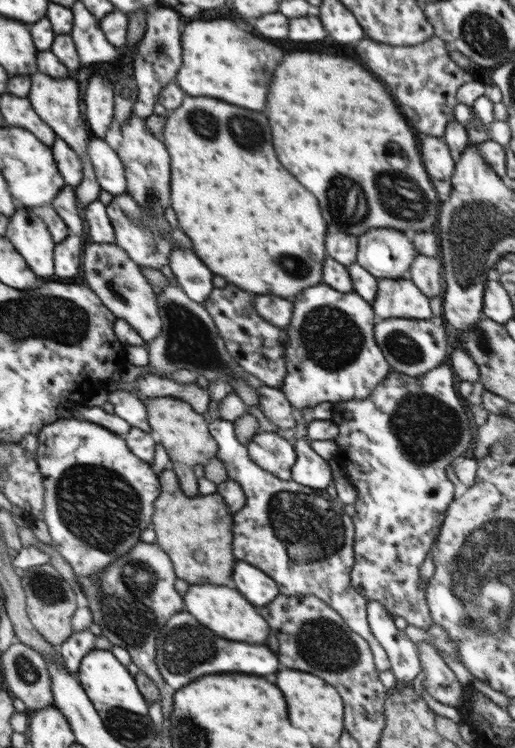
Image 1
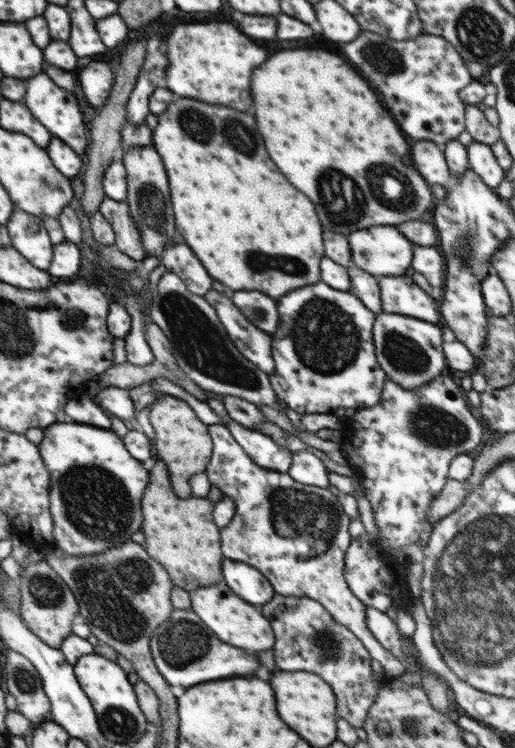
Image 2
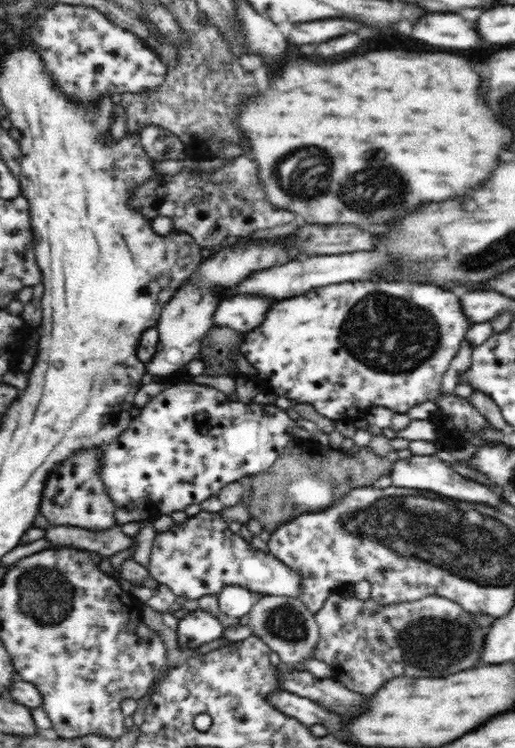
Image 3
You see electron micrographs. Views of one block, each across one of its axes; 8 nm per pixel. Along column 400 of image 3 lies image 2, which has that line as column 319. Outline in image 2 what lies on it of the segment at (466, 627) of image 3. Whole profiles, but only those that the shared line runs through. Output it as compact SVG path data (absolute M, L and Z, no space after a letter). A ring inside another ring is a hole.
M275 596L262 605L264 618L272 622L276 634L274 658L280 670L314 673L332 688L337 702L337 714L355 729L364 726L370 707L375 703L380 684L372 671L372 658L362 641L334 621L327 610L316 600L305 597Z

